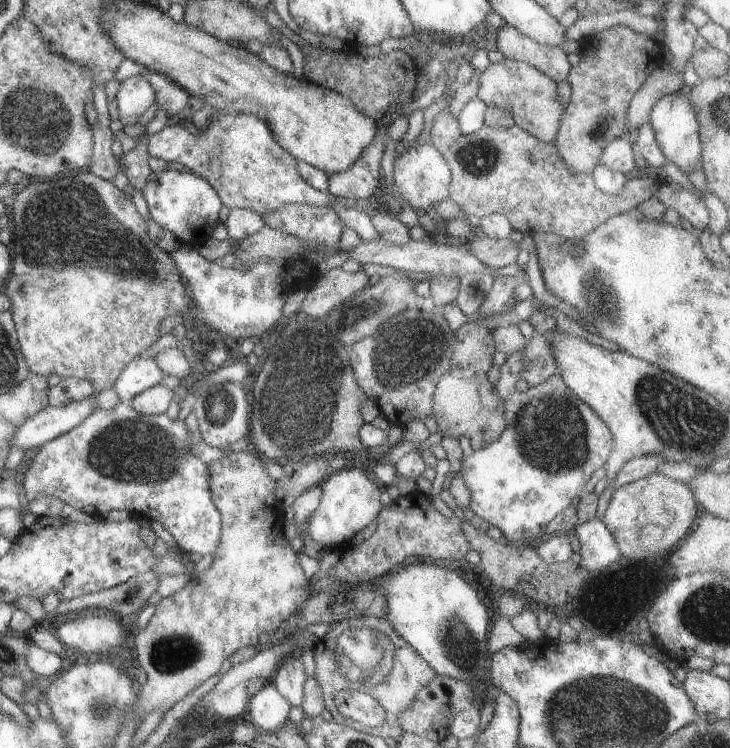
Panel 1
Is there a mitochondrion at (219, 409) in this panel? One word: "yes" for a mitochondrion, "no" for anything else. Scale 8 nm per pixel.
yes

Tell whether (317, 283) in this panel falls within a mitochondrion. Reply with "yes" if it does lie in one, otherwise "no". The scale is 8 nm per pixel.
no

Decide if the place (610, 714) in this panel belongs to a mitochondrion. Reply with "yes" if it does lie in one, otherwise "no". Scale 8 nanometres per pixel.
yes

